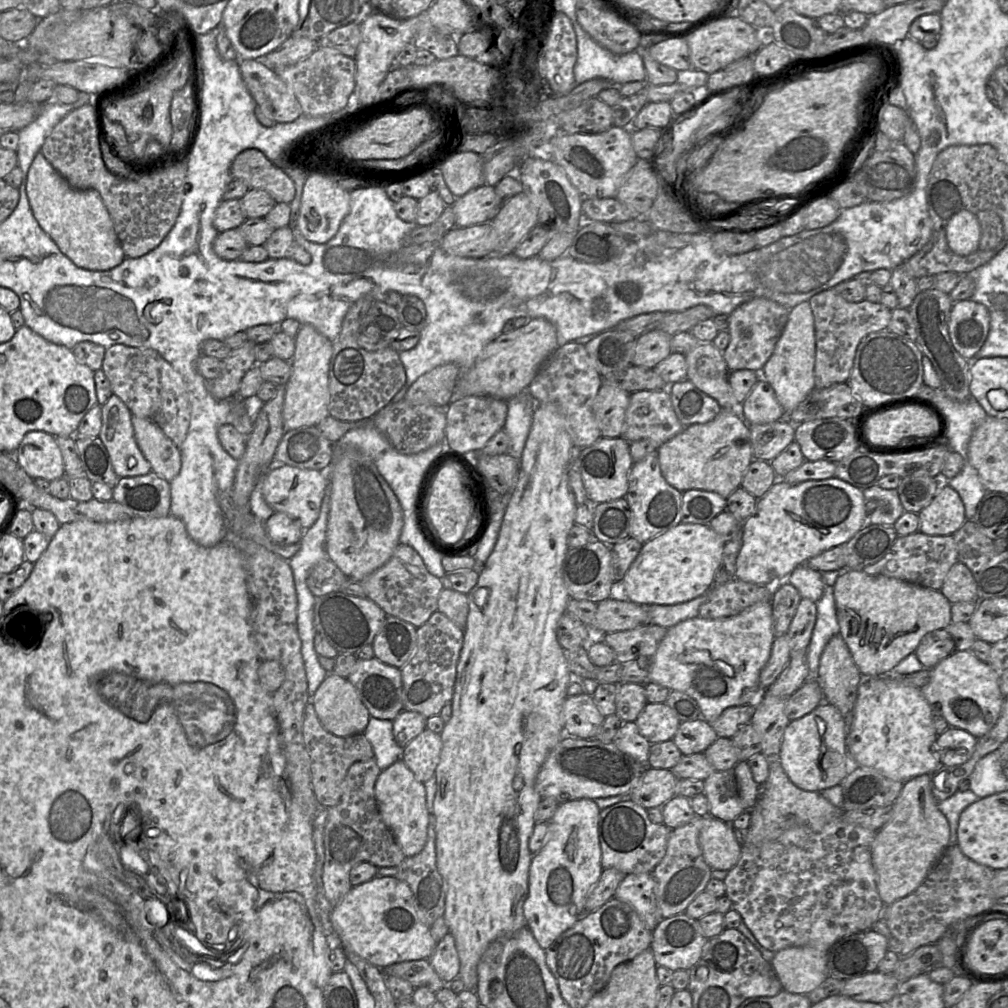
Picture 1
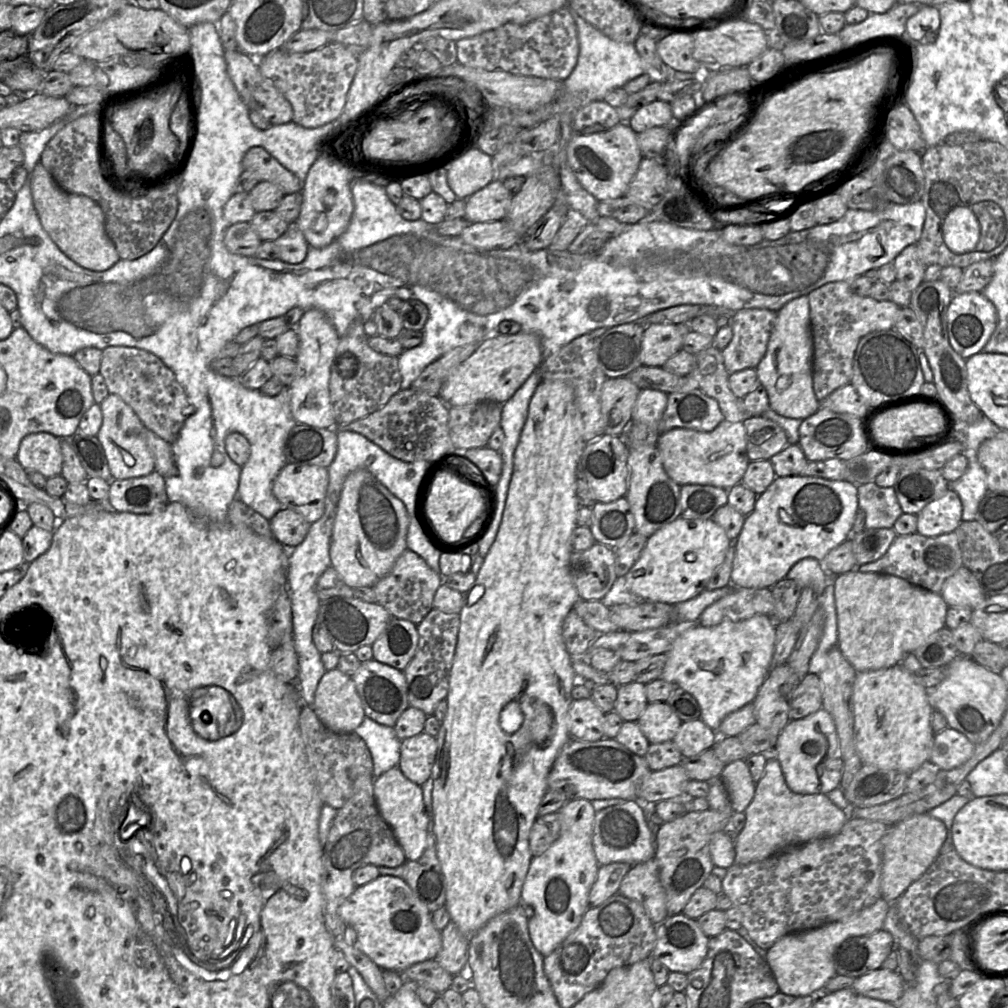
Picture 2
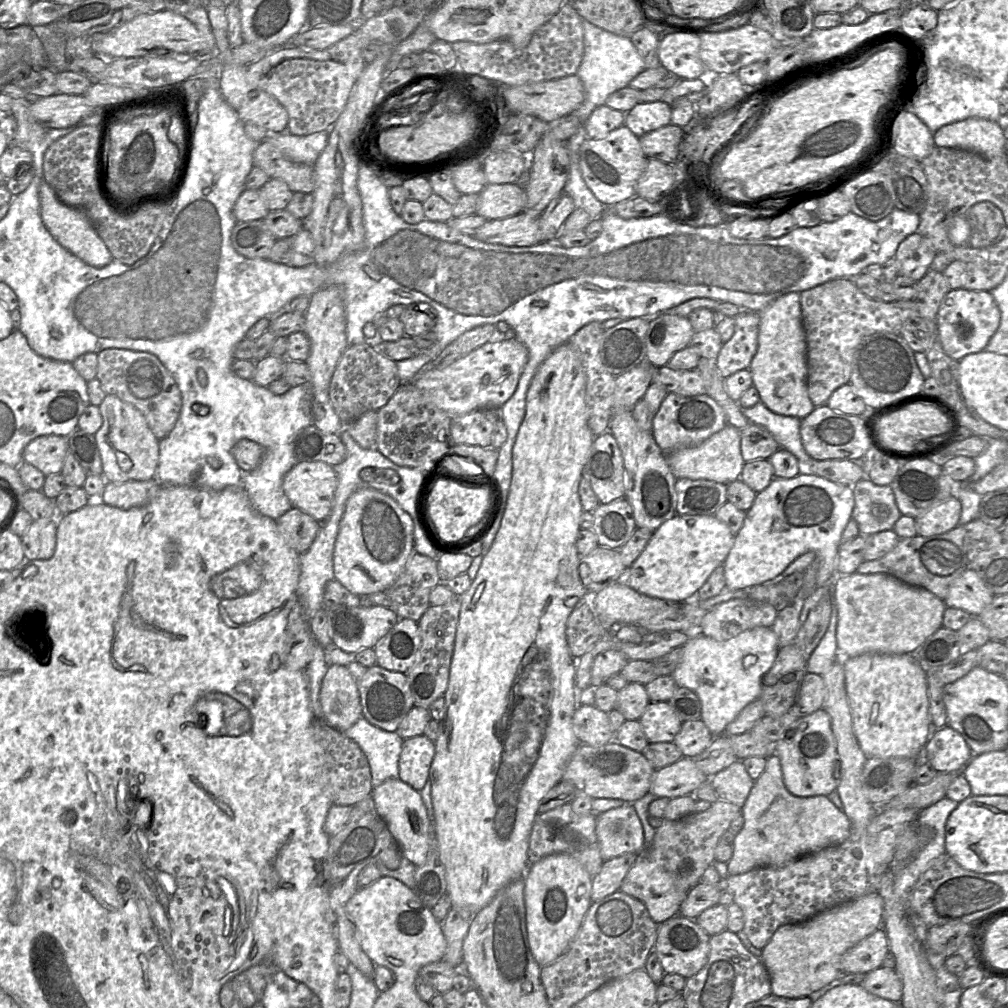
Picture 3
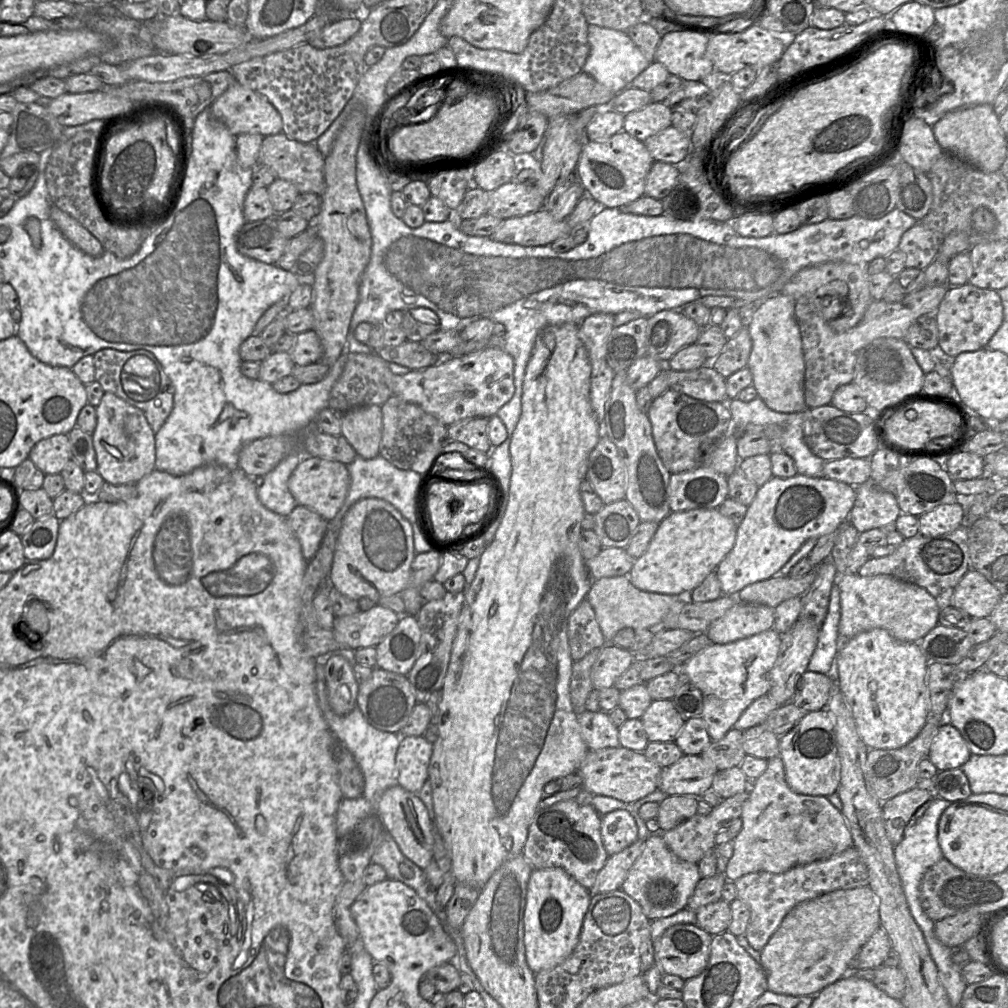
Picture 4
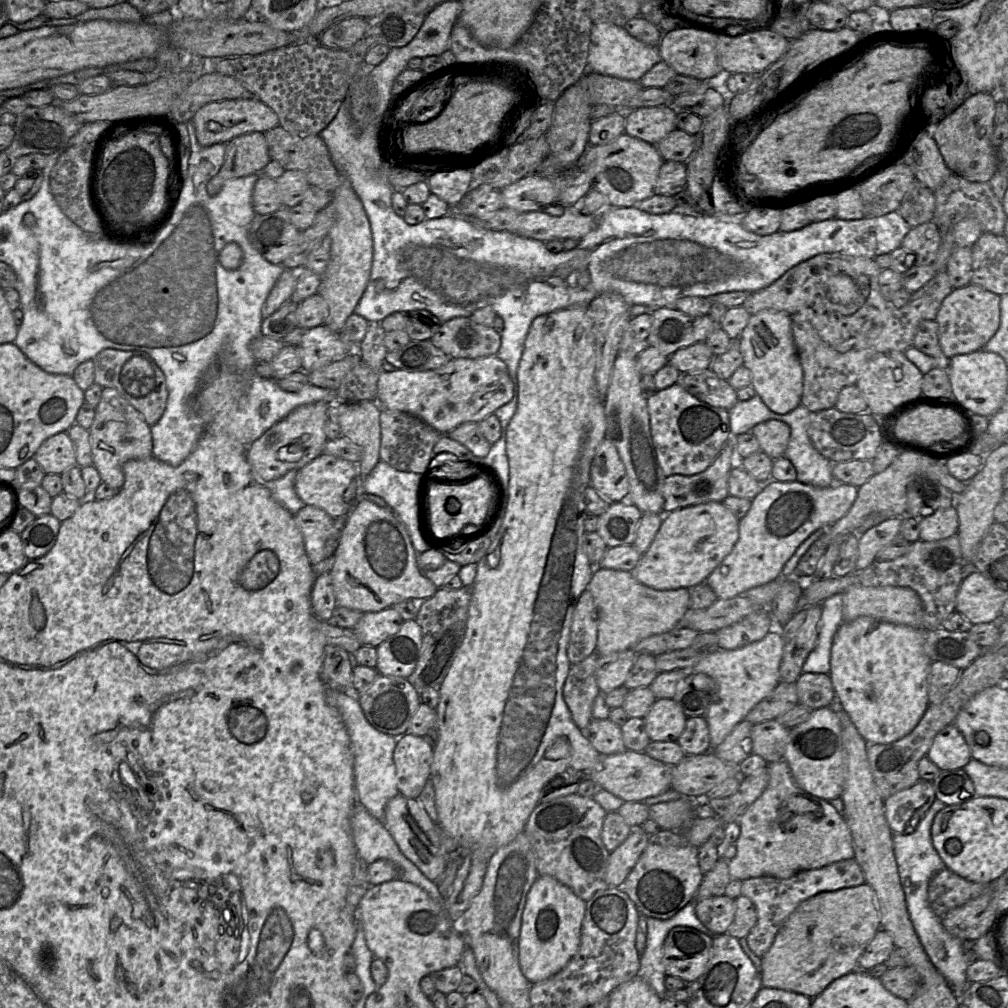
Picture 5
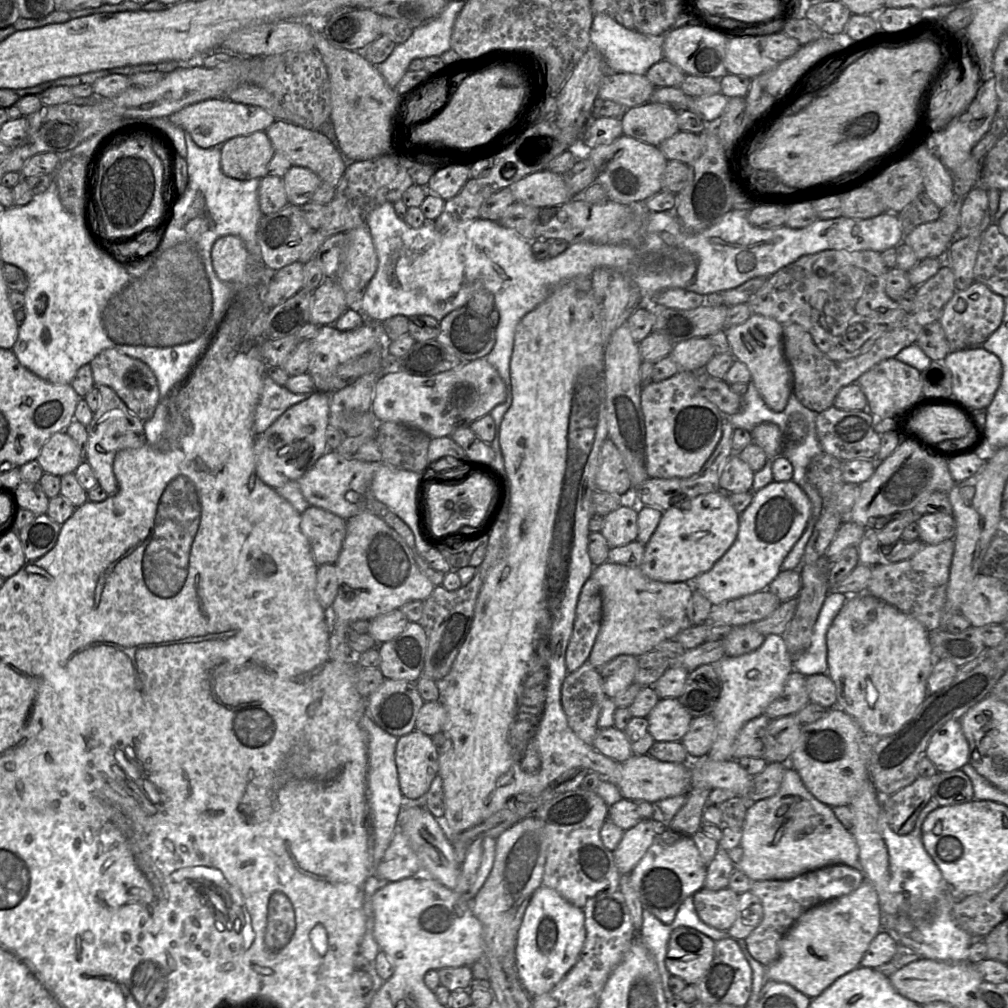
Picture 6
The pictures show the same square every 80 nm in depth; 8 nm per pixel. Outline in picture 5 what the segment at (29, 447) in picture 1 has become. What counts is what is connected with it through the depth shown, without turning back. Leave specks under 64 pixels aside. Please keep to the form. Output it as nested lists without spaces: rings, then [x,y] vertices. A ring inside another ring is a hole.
[[[59,432],[46,439],[33,458],[45,474],[61,475],[65,470],[76,465],[74,445],[67,432]]]

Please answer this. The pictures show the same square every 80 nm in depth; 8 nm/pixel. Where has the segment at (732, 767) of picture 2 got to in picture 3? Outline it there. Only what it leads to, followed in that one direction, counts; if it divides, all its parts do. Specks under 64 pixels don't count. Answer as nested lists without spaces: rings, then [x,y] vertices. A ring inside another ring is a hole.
[[[737,760],[710,778],[719,799],[733,803],[742,809],[754,780],[749,776],[741,760]]]

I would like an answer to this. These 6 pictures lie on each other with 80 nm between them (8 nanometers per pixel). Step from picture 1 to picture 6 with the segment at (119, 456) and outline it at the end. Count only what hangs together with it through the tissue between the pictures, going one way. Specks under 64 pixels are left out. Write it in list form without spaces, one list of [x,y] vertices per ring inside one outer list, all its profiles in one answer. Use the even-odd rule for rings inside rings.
[[[95,385],[95,387],[99,390],[100,405],[93,413],[90,423],[86,426],[88,438],[85,461],[91,466],[98,484],[111,496],[118,491],[118,482],[113,472],[113,461],[116,453],[124,449],[140,448],[147,443],[147,440],[144,432],[144,422],[129,411],[115,391],[106,385]]]

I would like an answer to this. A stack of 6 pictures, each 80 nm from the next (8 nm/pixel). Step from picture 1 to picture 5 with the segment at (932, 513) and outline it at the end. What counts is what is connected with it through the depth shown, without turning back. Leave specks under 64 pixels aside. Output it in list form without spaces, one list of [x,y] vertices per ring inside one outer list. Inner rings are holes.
[[[955,506],[939,509],[919,519],[920,540],[935,541],[957,534],[959,526]]]

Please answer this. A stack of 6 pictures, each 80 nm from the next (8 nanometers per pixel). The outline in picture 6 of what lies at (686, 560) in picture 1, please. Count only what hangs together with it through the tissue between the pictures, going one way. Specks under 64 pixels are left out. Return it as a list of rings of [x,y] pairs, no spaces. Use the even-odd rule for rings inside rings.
[[[722,491],[701,494],[671,506],[662,512],[657,528],[645,545],[640,570],[654,581],[692,583],[700,574],[709,571],[732,546],[738,534],[739,517],[740,514],[730,503],[728,494]]]

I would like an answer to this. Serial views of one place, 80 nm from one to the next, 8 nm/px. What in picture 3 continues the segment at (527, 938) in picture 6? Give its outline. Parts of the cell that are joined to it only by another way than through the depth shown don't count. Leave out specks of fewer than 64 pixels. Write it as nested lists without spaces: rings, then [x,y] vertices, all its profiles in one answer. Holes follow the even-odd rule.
[[[556,853],[529,864],[524,902],[529,948],[540,966],[555,961],[578,933],[592,903],[592,877],[574,857]]]

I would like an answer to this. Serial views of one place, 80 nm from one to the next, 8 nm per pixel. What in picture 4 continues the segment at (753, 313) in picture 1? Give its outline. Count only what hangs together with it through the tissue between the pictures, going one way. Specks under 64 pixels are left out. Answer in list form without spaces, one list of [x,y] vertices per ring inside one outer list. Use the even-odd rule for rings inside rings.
[[[743,326],[738,333],[728,339],[720,354],[709,364],[721,376],[728,378],[736,371],[745,368],[752,350],[752,340],[747,326]]]

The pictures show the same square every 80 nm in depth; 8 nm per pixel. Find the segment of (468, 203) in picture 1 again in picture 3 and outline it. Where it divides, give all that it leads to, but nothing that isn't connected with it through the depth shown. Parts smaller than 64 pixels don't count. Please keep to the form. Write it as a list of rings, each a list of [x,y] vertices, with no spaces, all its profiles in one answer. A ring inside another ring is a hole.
[[[515,183],[487,184],[479,193],[476,214],[497,220],[519,214],[526,209],[525,189]]]

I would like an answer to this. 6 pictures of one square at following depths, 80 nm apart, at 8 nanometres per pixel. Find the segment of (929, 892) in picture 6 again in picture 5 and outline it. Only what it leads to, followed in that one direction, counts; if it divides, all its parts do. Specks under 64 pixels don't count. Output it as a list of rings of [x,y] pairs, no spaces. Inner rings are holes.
[[[936,798],[913,833],[907,835],[893,833],[892,840],[910,919],[930,961],[944,976],[952,991],[960,999],[970,984],[966,976],[969,965],[964,958],[963,941],[951,935],[944,928],[941,917],[932,910],[928,899],[930,879],[934,874],[946,868],[933,846],[931,837],[933,820],[936,814],[945,807],[946,804]]]

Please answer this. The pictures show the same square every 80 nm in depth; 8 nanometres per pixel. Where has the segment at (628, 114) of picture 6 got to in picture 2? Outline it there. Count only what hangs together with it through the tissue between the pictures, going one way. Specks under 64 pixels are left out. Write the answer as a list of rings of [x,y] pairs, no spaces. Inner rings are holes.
[[[656,99],[653,102],[650,102],[640,107],[628,121],[621,121],[621,122],[627,122],[629,126],[633,129],[633,131],[636,134],[639,134],[655,126],[671,127],[674,121],[670,103]]]

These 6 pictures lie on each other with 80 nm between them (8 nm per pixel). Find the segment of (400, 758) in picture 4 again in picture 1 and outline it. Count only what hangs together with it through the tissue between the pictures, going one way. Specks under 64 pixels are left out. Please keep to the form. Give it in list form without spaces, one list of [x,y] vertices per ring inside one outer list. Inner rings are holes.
[[[425,728],[403,749],[402,760],[415,778],[427,782],[435,776],[442,749],[441,735]]]

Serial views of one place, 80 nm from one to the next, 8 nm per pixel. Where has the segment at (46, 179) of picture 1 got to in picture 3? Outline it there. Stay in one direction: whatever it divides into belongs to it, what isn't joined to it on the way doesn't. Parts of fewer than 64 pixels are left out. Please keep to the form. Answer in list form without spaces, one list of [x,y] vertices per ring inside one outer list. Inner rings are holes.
[[[44,179],[39,187],[39,199],[42,221],[62,247],[92,267],[103,267],[113,260],[108,248],[96,233],[87,216],[80,210],[64,204]]]

